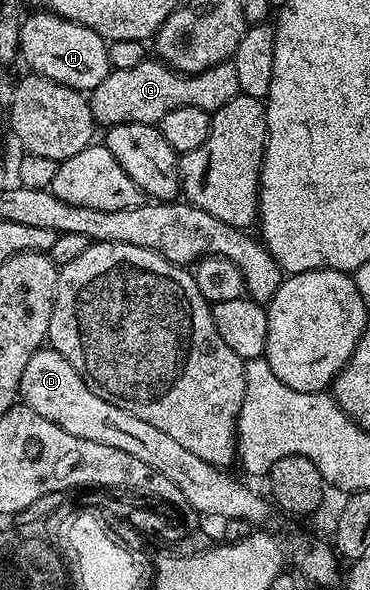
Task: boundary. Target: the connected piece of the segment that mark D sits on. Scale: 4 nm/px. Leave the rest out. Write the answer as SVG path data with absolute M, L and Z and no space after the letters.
M53 348L37 350L28 364L24 364L18 392L25 406L44 416L44 420L52 420L52 424L64 428L64 432L80 436L82 440L96 440L96 444L108 444L108 448L116 448L120 452L128 452L128 456L136 456L136 460L144 460L148 468L160 472L160 476L168 476L190 508L206 516L216 516L218 520L240 518L248 520L252 526L262 526L274 513L268 500L267 503L256 491L234 480L229 471L201 460L188 448L181 447L172 436L160 432L160 428L140 420L140 416L132 416L132 412L124 412L124 408L108 404L104 396L96 396L96 392L84 384L80 372L76 372L76 368L72 368L72 364L68 364L68 360Z

